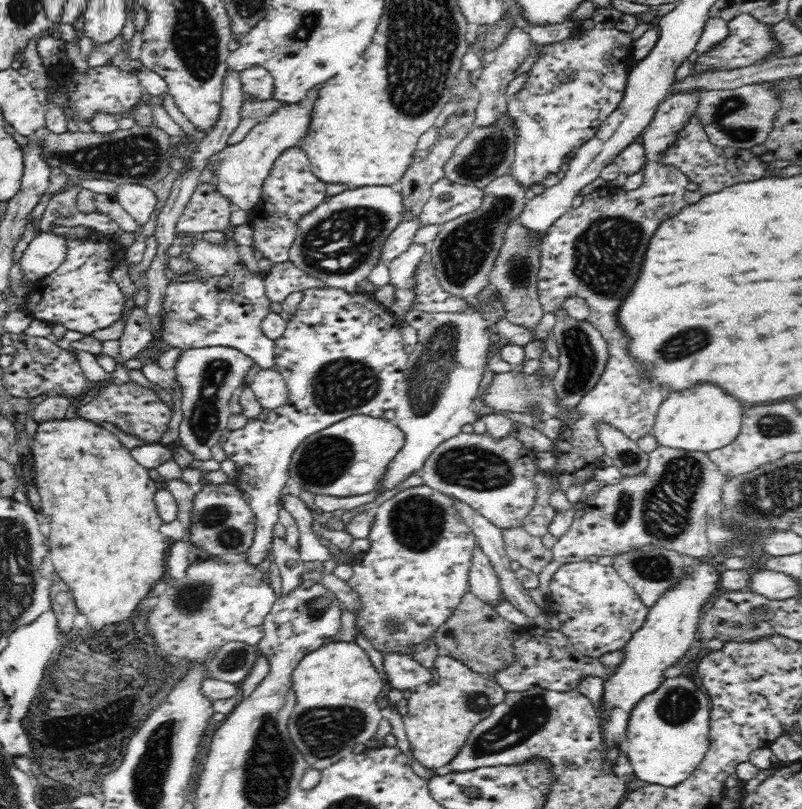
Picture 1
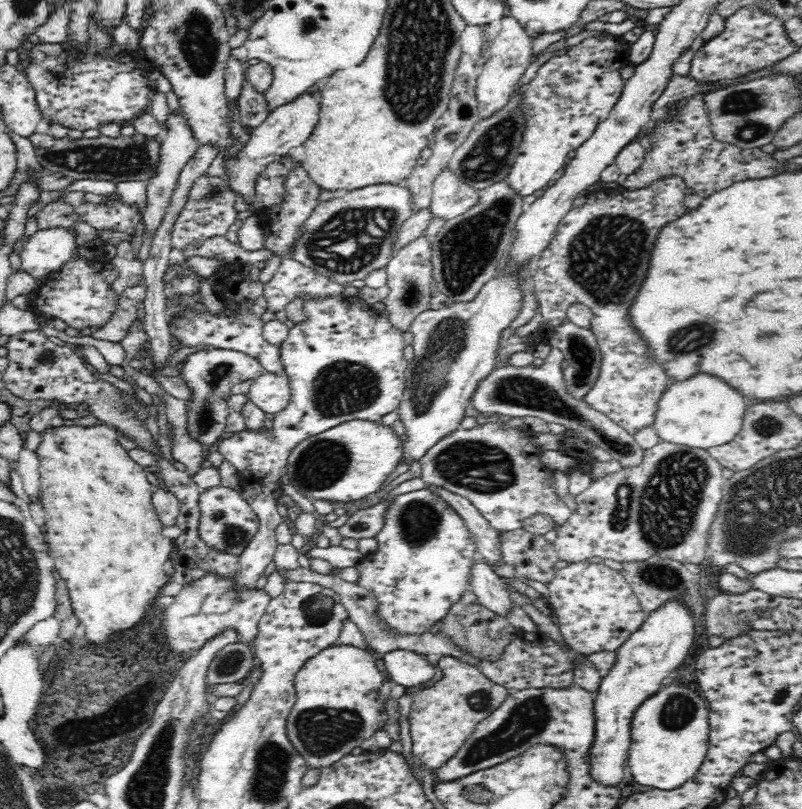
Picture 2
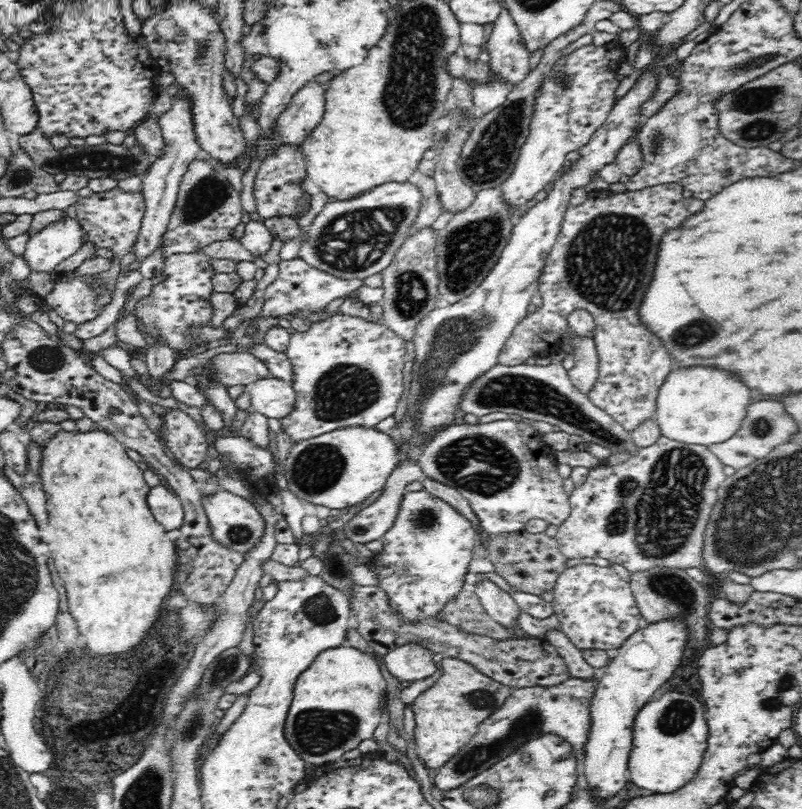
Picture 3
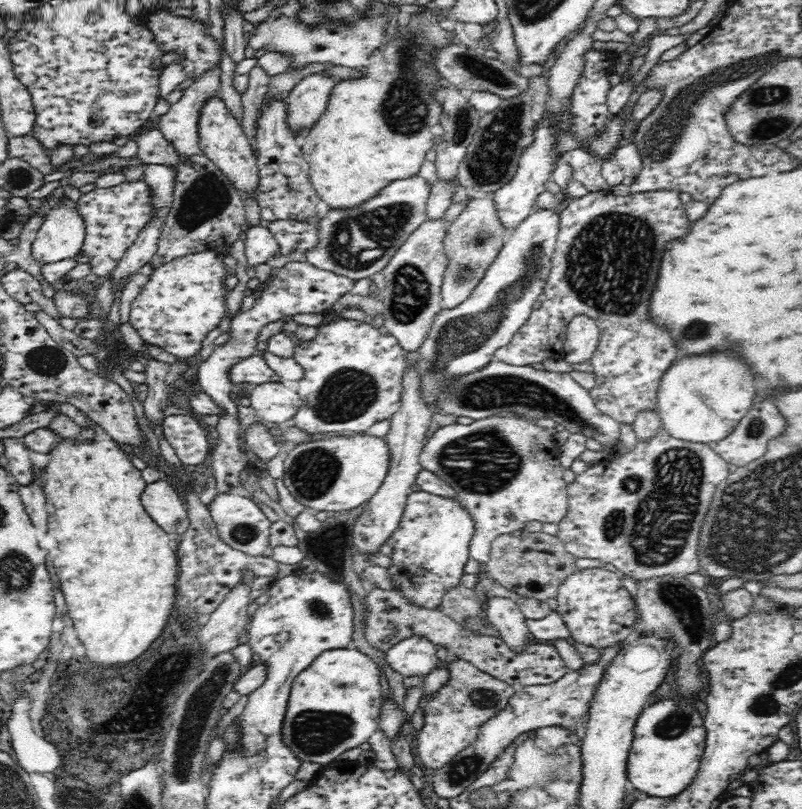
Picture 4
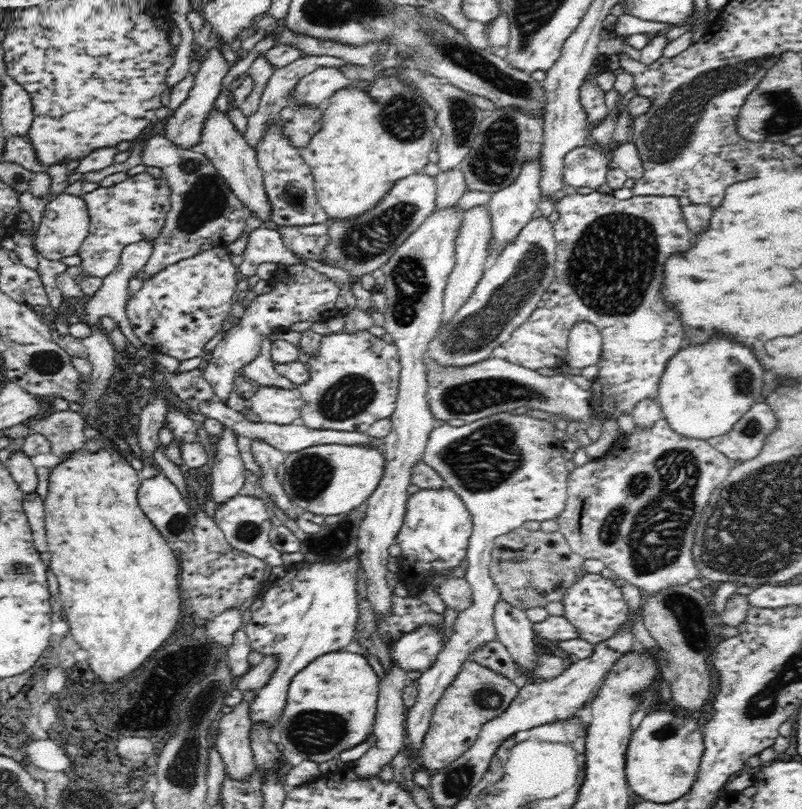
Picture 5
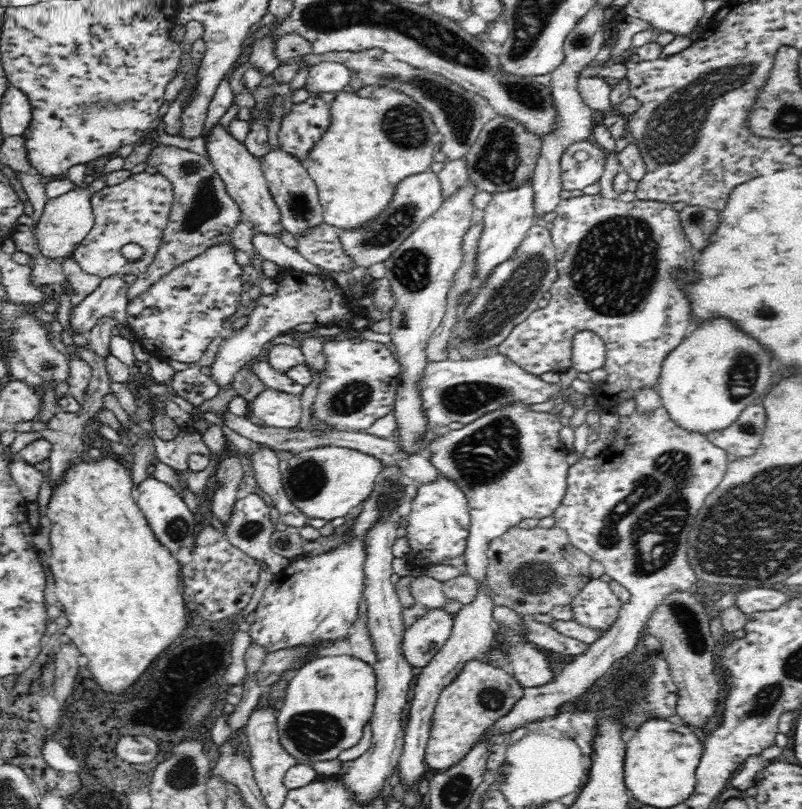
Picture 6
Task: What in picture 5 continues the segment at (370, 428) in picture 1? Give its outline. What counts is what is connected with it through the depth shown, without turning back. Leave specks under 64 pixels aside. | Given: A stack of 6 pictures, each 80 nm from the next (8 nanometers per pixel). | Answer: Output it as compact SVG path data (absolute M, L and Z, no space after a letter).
M316 444L287 453L282 467L282 485L286 494L303 514L322 514L325 517L346 514L367 502L382 480L384 449L367 444Z

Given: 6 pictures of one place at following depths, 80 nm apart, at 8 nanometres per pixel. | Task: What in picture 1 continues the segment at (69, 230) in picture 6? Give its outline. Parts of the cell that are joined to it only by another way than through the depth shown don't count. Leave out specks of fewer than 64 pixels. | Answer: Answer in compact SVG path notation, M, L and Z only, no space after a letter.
M41 232L28 244L20 259L20 268L27 282L34 284L53 274L66 258L62 236Z

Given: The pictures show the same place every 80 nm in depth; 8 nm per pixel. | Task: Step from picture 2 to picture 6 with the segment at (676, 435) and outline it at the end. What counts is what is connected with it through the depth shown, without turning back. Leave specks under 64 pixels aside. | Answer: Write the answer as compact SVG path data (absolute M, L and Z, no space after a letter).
M714 318L700 325L698 330L696 328L698 326L693 326L684 340L664 359L656 389L667 414L678 427L707 435L733 425L748 406L754 405L766 394L772 376L772 358L756 340L724 318Z

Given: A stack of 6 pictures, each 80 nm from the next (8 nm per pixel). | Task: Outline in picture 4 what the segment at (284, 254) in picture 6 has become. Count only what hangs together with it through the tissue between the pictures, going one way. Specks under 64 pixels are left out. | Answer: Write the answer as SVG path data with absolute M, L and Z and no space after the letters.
M247 225L242 234L247 266L267 262L274 254L279 254L279 244L270 229L261 225Z

